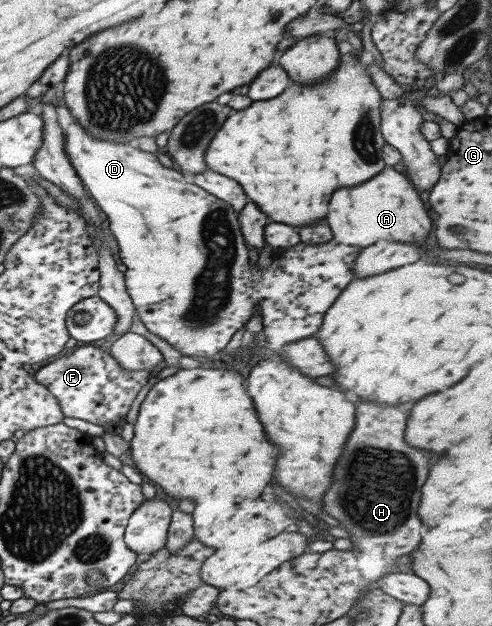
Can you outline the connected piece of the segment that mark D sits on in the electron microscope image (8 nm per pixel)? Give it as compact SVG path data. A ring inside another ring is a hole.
M63 111L59 125L65 154L89 197L108 216L110 231L119 245L120 259L128 268L124 273L125 286L136 313L150 333L170 343L182 355L212 357L224 350L232 335L245 327L257 308L264 325L261 337L267 341L268 349L281 353L289 343L314 337L326 311L354 279L354 261L360 247L338 243L337 239L321 244L297 243L284 251L282 256L275 253L273 267L262 271L258 264L250 264L239 214L229 203L194 185L182 172L165 167L153 153L129 143L96 137L92 139L76 118Z

